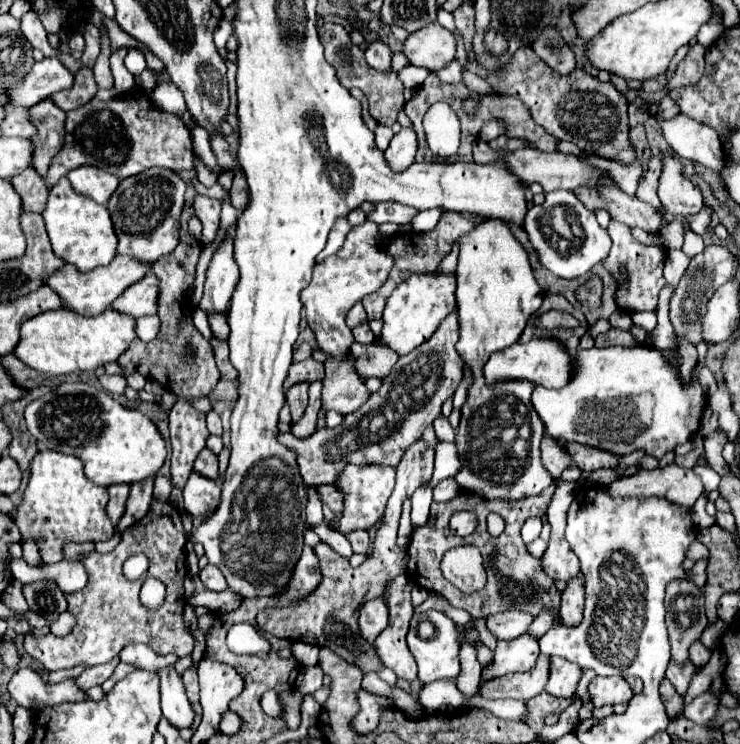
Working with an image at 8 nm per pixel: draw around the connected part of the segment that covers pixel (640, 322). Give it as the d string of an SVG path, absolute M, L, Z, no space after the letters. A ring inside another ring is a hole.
M639 312L639 314L633 314L631 318L633 318L633 322L635 322L637 326L643 326L647 332L655 330L655 326L657 326L657 316L655 316L655 312Z

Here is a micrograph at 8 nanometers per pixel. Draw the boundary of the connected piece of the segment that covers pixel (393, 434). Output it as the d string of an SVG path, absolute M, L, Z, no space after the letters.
M453 310L427 342L397 360L389 376L383 378L381 388L373 392L359 410L347 414L339 426L321 428L305 440L295 438L291 432L279 432L277 440L297 452L297 464L305 484L333 484L347 464L397 466L405 450L417 442L423 430L441 414L441 404L453 396L461 382L463 358L455 350L457 340L459 322Z

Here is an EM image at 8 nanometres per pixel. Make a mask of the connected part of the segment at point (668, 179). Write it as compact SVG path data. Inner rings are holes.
M665 158L659 178L659 198L667 214L689 218L703 208L701 190L683 176L679 160Z

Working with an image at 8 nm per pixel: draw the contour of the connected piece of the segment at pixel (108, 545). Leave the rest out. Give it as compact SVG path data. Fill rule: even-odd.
M116 533L111 539L103 542L95 543L95 550L100 553L109 553L114 550L114 548L121 541L122 533Z

